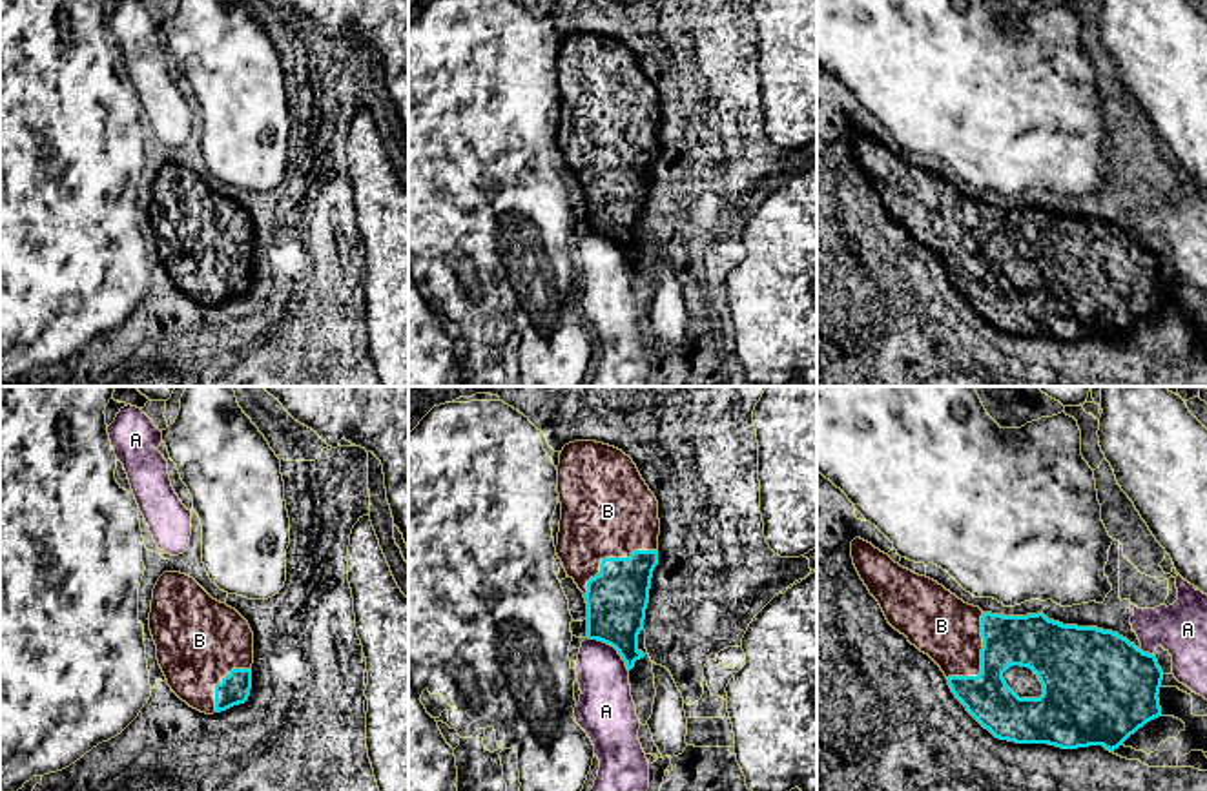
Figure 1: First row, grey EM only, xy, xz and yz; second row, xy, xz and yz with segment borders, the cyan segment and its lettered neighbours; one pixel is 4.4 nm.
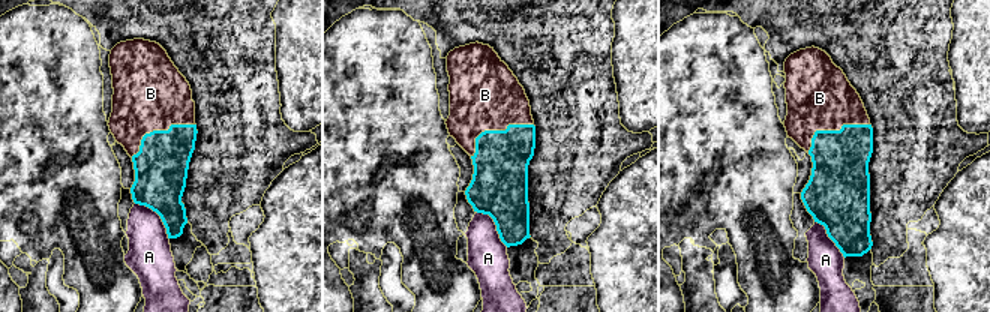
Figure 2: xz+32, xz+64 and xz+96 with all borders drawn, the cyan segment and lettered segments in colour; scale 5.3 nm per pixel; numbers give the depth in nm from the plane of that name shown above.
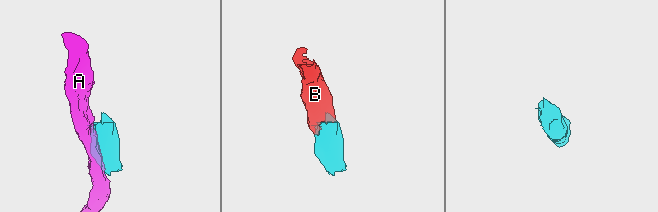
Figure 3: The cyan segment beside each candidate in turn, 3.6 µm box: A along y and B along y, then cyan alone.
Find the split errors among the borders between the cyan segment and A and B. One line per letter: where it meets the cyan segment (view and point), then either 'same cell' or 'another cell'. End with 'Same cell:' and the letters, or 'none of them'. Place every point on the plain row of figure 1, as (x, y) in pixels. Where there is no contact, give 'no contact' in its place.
A: contact xz (611, 237); another cell
B: contact xz (611, 150); same cell
Same cell: B

